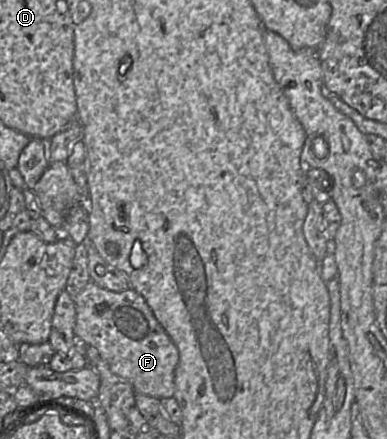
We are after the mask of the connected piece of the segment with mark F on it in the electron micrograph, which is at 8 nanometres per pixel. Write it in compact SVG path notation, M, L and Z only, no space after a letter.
M90 281L74 301L74 332L81 346L96 348L112 373L130 383L135 393L159 400L174 396L178 348L157 321L142 295L132 288L113 292Z

